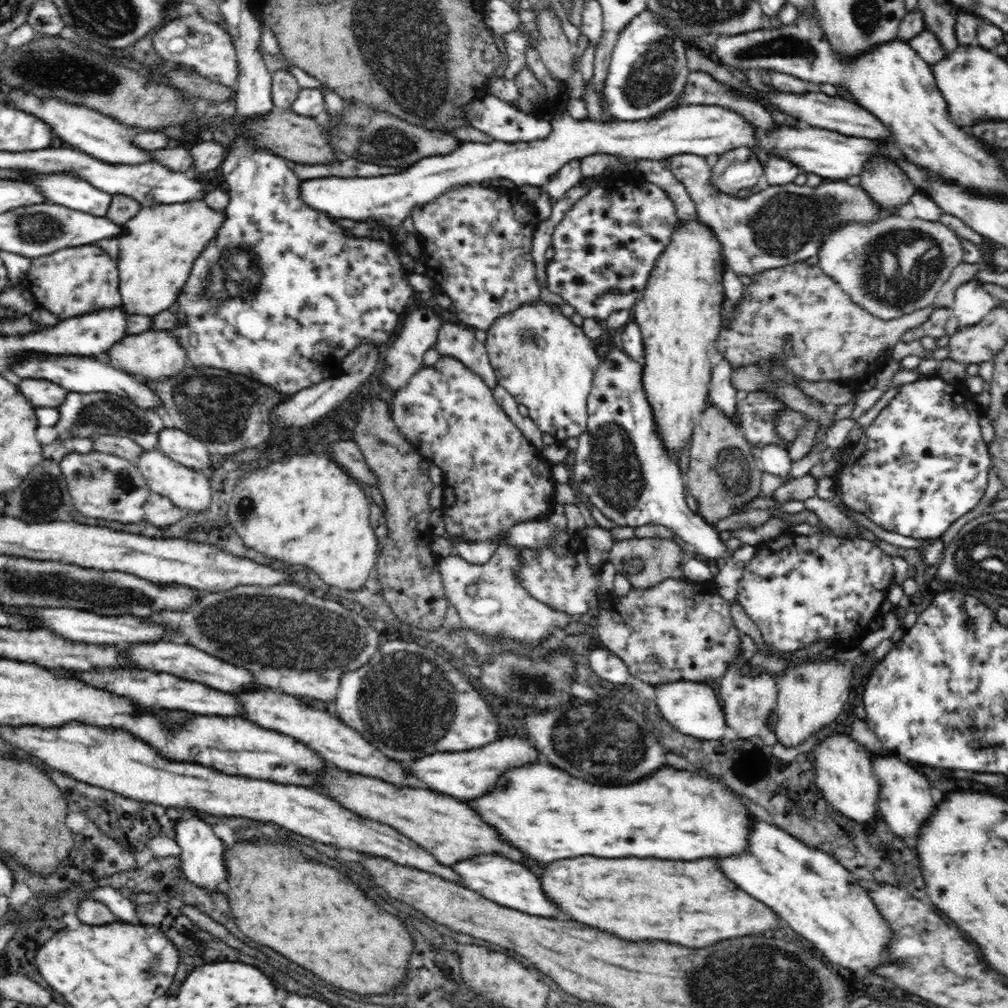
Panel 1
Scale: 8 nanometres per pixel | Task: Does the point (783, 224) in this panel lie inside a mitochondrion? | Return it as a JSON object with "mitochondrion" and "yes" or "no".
{"mitochondrion":"yes"}

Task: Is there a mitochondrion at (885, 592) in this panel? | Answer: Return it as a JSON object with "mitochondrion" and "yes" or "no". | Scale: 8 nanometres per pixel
{"mitochondrion":"no"}

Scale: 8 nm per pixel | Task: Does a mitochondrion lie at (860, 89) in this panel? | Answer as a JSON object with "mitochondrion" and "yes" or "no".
{"mitochondrion":"no"}

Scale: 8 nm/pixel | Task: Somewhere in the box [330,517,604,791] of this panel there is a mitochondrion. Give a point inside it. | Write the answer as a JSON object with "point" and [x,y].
{"point":[426,719]}

